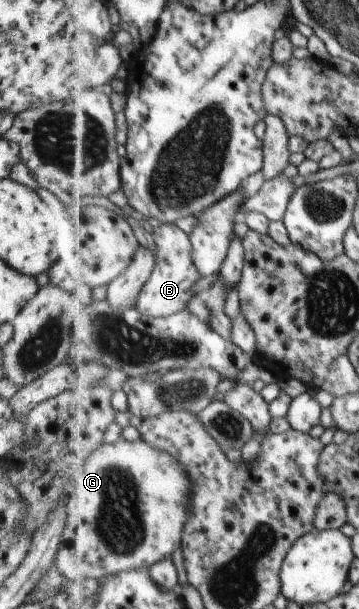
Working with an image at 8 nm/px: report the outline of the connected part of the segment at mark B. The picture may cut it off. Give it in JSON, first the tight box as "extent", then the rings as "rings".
{"extent":[136,224,203,317],"rings":[[[162,224],[154,229],[152,235],[156,244],[157,264],[140,292],[136,307],[147,316],[170,317],[189,309],[190,301],[196,297],[196,293],[190,292],[190,287],[203,276],[194,261],[194,245],[178,225]]]}

